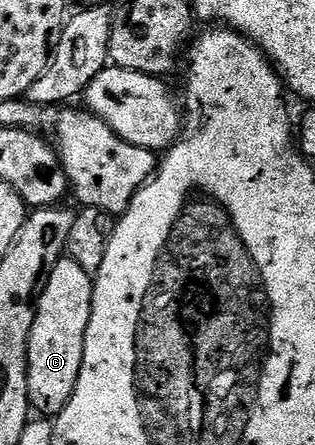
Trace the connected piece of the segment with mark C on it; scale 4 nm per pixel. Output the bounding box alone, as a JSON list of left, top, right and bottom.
[26,255,94,417]

